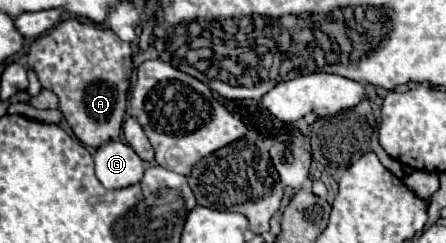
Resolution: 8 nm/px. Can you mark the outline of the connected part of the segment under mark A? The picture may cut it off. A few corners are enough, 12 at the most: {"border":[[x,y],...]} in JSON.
{"border":[[70,18],[28,66],[76,138],[120,138],[130,44]]}

